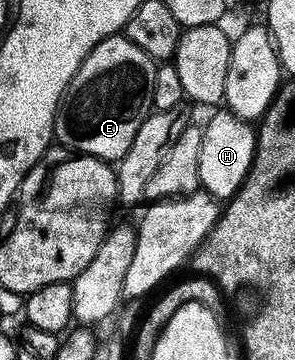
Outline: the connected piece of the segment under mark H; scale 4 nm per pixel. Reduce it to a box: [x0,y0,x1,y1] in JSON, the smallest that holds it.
[200,110,258,202]

